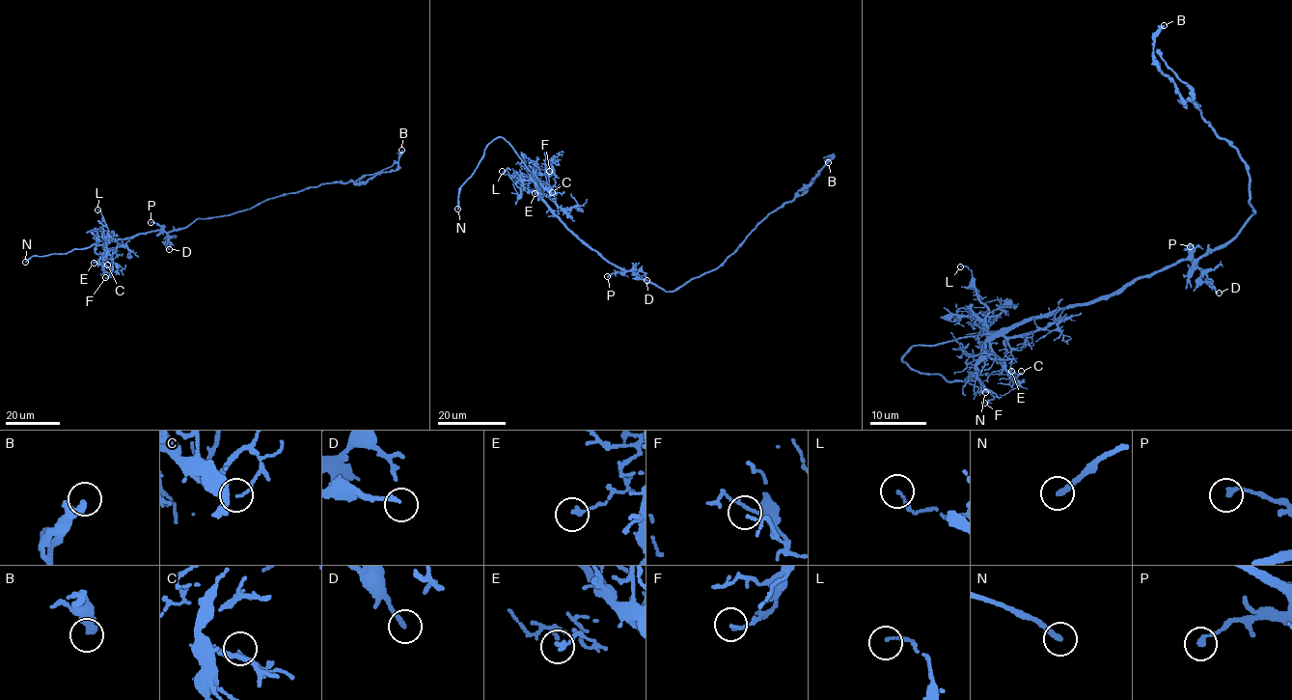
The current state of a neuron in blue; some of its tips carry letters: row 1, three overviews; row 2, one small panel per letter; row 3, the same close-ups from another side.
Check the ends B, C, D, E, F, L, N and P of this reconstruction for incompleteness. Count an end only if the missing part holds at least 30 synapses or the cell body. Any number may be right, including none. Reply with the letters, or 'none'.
N

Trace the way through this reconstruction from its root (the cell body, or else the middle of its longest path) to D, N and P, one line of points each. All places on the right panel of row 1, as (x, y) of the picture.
D: (1217, 248), (1196, 264), (1210, 285), (1219, 293)
N: (1217, 248), (1096, 301), (1030, 317), (997, 333), (915, 346), (901, 358), (916, 371), (985, 392)
P: (1217, 248), (1195, 260), (1188, 248), (1190, 246)

